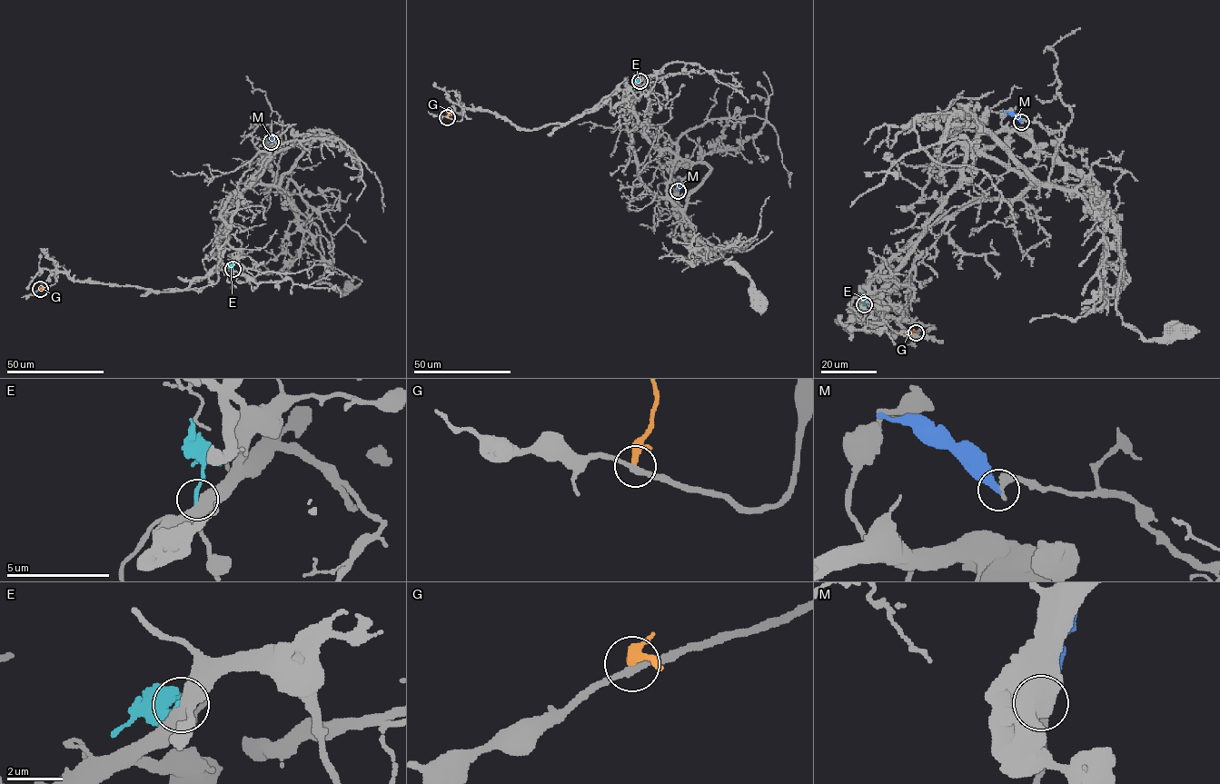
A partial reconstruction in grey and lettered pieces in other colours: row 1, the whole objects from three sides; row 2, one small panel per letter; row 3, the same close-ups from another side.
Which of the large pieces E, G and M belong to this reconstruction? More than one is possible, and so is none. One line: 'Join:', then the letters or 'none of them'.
Join: none of them

